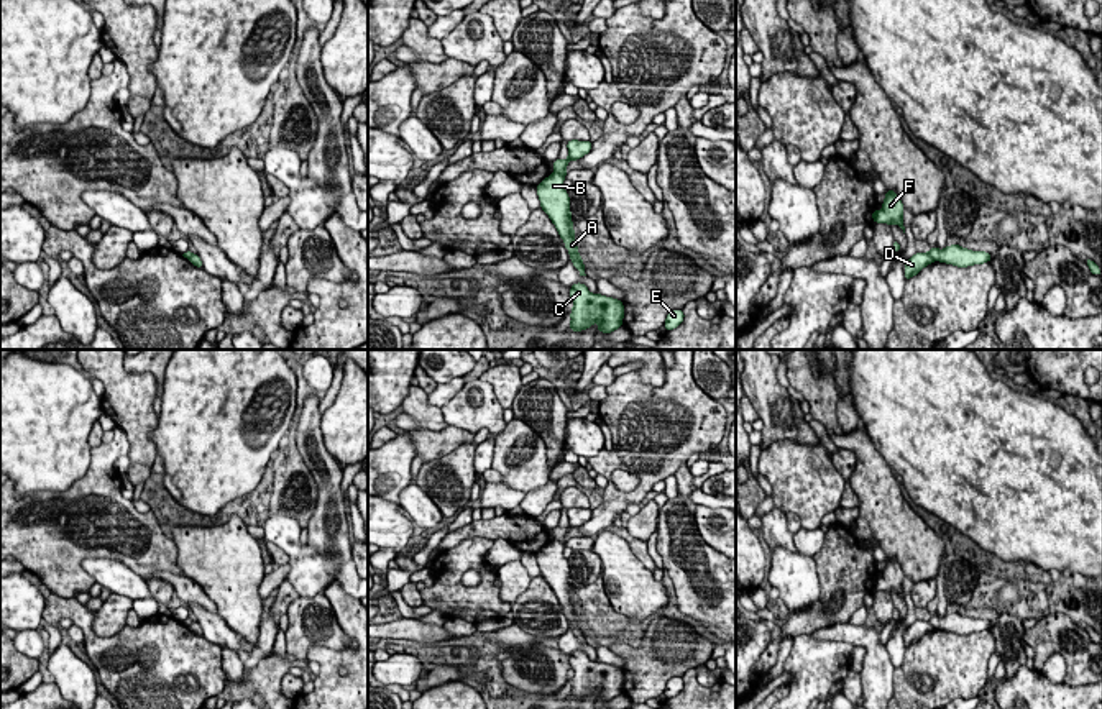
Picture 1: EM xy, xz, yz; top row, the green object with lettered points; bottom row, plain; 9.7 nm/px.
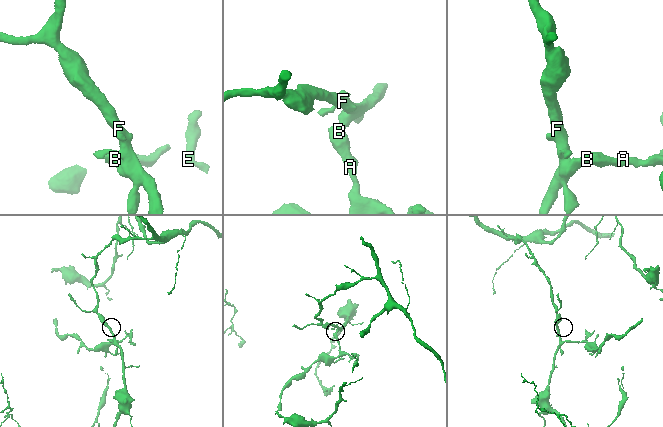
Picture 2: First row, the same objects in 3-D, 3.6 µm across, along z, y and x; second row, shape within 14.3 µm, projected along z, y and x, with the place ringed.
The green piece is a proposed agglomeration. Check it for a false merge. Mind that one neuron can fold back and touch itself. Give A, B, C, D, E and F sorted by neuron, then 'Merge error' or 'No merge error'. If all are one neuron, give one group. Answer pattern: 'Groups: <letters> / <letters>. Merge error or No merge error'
Groups: A B C E / D F. Merge error

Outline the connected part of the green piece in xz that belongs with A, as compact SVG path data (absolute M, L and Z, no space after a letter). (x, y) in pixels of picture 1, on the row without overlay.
M553 540L540 551L537 551L535 556L540 568L540 574L558 597L558 602L570 620L573 634L580 638L580 643L586 643L583 627L578 620L575 597L572 594L573 588L570 584L570 565L568 560L563 556L563 548L565 545L562 545L558 540Z

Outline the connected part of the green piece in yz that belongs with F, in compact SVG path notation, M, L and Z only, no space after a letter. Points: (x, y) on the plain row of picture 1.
M887 558L885 561L885 568L882 571L882 576L877 579L872 579L872 588L875 591L887 591L887 592L898 592L903 601L905 601L905 594L903 594L903 571L902 566L895 561L895 558Z

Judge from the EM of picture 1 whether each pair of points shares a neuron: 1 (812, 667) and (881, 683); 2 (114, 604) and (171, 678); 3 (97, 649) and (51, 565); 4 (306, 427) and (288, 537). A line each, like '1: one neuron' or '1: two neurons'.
1: two neurons
2: two neurons
3: two neurons
4: two neurons

